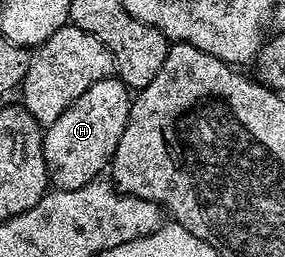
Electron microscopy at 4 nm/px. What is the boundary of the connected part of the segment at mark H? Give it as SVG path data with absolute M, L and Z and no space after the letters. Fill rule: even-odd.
M110 77L97 81L66 109L51 126L44 128L43 157L47 161L49 182L58 191L78 191L87 184L94 182L101 170L108 168L113 162L113 154L119 145L119 137L123 137L123 129L129 120L130 88L120 78Z

